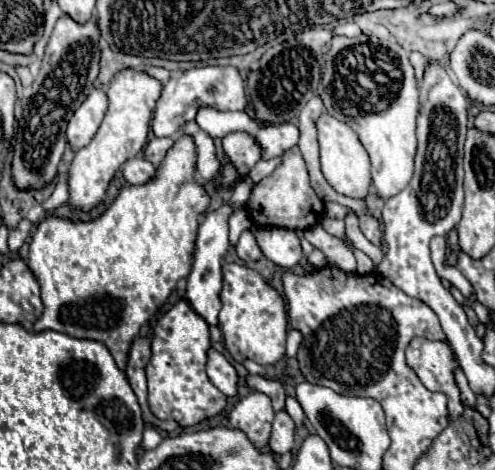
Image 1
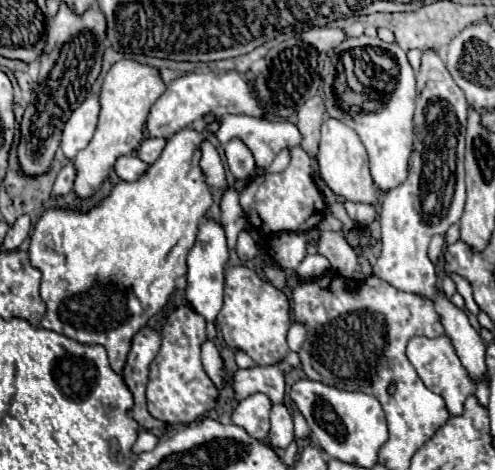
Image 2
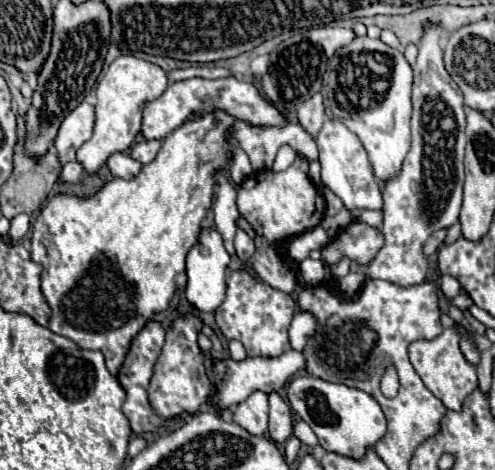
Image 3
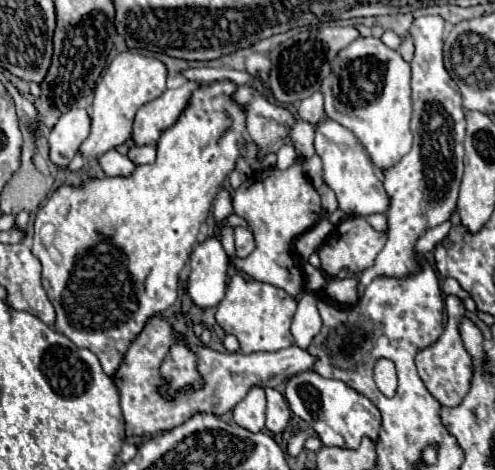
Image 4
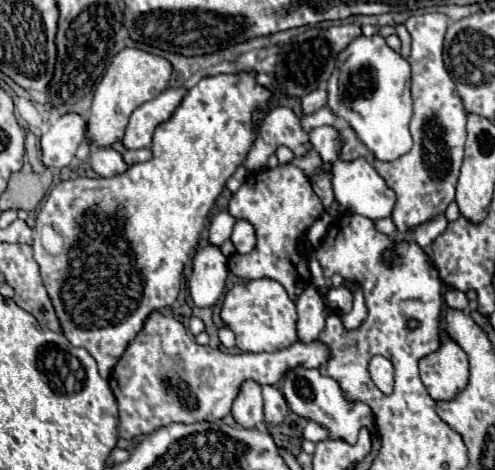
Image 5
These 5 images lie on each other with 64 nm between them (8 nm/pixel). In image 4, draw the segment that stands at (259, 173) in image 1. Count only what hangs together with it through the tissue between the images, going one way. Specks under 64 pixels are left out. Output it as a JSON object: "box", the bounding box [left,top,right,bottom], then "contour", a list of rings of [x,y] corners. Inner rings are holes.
{"box":[278,145,298,168],"contour":[[[284,145],[278,150],[278,168],[288,168],[298,159],[298,155],[292,145]]]}

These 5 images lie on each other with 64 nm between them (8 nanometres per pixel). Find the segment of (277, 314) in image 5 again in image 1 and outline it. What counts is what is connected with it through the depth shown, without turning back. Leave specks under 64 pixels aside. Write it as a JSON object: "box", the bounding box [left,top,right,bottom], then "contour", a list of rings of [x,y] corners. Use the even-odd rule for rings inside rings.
{"box":[218,264,288,368],"contour":[[[228,264],[228,270],[224,270],[224,288],[220,298],[222,310],[218,314],[218,328],[236,362],[250,358],[266,368],[284,358],[288,316],[284,298],[278,290],[274,290],[256,270],[240,264]]]}

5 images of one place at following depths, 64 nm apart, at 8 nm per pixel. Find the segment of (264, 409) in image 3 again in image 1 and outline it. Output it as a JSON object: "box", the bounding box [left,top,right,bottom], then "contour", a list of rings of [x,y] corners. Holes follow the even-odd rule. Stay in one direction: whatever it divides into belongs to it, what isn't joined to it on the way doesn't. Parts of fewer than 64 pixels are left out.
{"box":[228,392,274,448],"contour":[[[250,392],[232,408],[228,420],[230,426],[242,430],[256,444],[256,448],[264,448],[270,438],[272,416],[274,410],[270,398],[262,392]]]}

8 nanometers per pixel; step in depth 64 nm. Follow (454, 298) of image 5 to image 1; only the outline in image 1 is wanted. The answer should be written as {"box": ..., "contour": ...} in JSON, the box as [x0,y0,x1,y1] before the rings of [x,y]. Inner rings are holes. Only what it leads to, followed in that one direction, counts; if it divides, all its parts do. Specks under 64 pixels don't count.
{"box":[406,338,464,420],"contour":[[[414,338],[406,348],[406,362],[428,390],[448,396],[450,420],[456,420],[464,412],[464,404],[460,402],[460,388],[454,380],[454,372],[460,366],[452,354],[450,344]]]}

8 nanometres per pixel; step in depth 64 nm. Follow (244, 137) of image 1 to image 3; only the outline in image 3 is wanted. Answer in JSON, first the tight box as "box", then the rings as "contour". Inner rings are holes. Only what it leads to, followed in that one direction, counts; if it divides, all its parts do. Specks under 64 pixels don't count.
{"box":[228,146,252,184],"contour":[[[234,146],[234,158],[232,158],[232,164],[230,164],[228,172],[230,172],[230,178],[232,178],[234,184],[242,184],[242,180],[252,174],[250,160],[240,146]]]}

